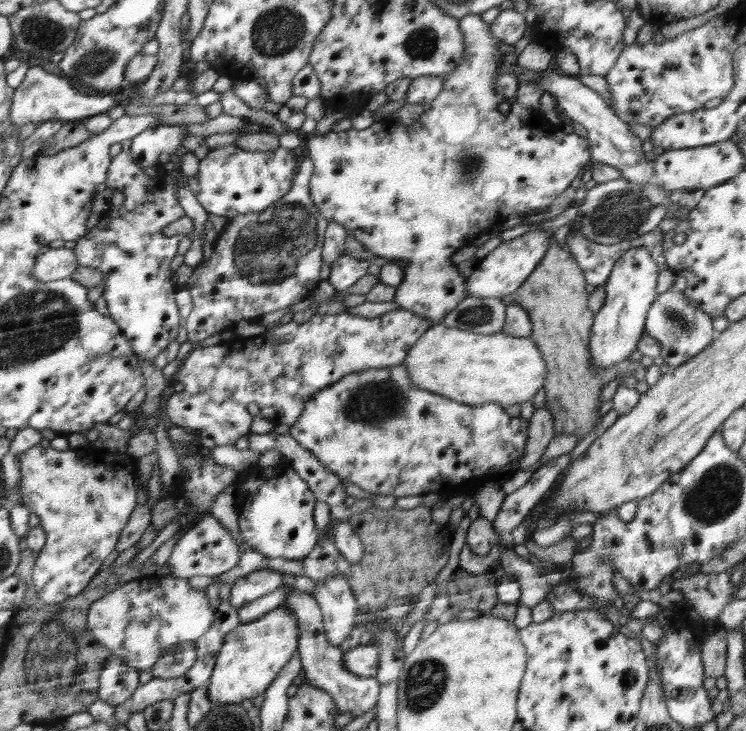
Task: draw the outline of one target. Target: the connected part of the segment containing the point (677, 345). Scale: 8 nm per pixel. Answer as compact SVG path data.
M671 288L658 294L647 312L646 334L660 341L660 355L671 369L679 368L683 363L695 359L704 348L708 348L716 339L717 333L712 328L712 317L703 309L696 308L684 294Z

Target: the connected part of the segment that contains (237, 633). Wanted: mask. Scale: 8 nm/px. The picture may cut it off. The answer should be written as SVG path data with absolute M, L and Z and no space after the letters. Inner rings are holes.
M276 607L261 618L240 623L229 634L208 683L213 704L240 702L264 693L299 650L299 625L288 607Z

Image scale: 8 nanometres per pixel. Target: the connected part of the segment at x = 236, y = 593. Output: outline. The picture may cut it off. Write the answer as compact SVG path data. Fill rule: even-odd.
M262 569L238 578L232 584L232 607L238 608L283 588L283 573Z

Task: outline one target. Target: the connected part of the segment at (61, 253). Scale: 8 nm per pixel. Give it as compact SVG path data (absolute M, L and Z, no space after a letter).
M62 244L53 245L47 253L39 256L34 276L40 282L54 283L55 280L70 279L80 265L75 249Z

